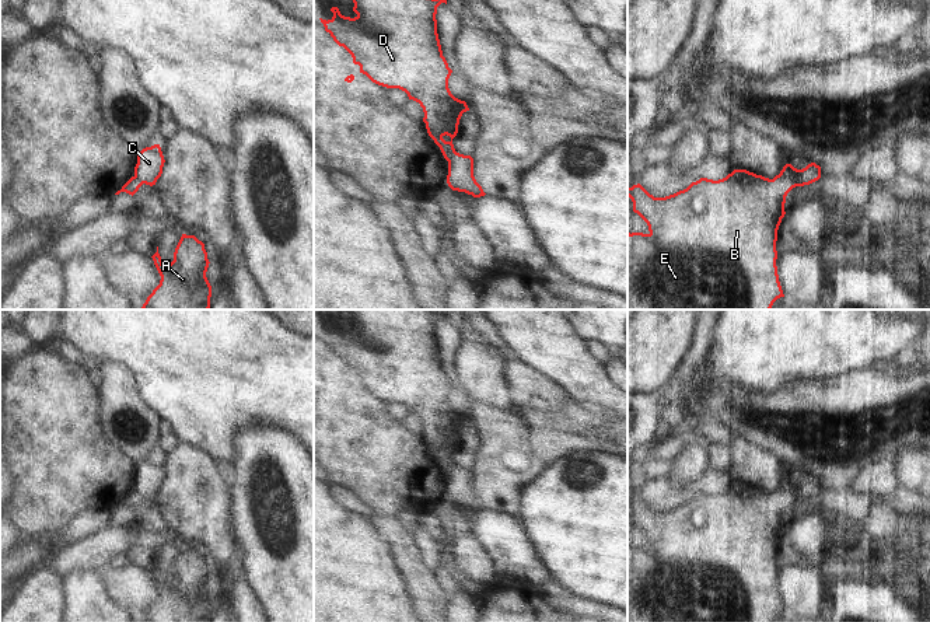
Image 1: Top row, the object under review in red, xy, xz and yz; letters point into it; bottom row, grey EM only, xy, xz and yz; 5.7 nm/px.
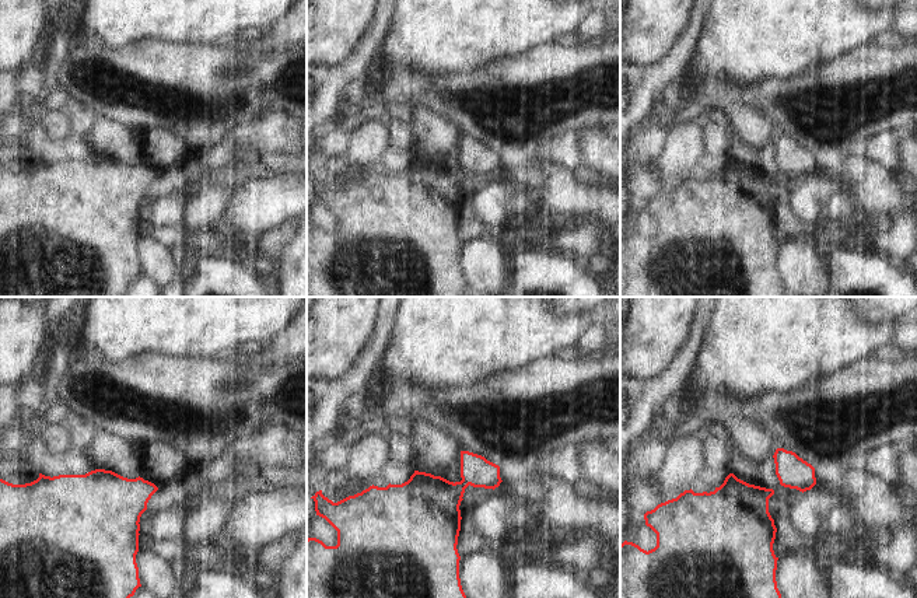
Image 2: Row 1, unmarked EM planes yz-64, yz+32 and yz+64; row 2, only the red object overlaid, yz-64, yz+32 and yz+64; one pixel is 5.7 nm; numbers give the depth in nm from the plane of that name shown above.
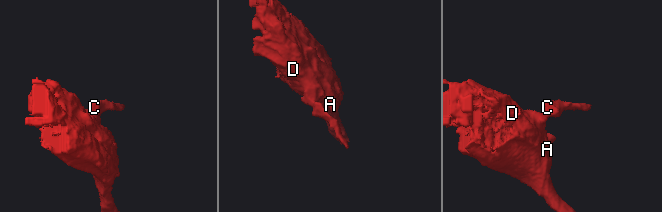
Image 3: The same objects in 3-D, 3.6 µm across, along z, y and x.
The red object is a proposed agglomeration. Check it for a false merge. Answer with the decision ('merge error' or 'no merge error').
merge error

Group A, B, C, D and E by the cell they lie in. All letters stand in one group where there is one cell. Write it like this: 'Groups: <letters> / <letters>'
Groups: A B D E / C.

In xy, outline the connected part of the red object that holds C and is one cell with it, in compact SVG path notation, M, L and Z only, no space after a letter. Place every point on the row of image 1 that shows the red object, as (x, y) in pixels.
M160 144L143 148L137 153L137 164L134 167L134 177L146 185L155 185L162 174L164 156Z

